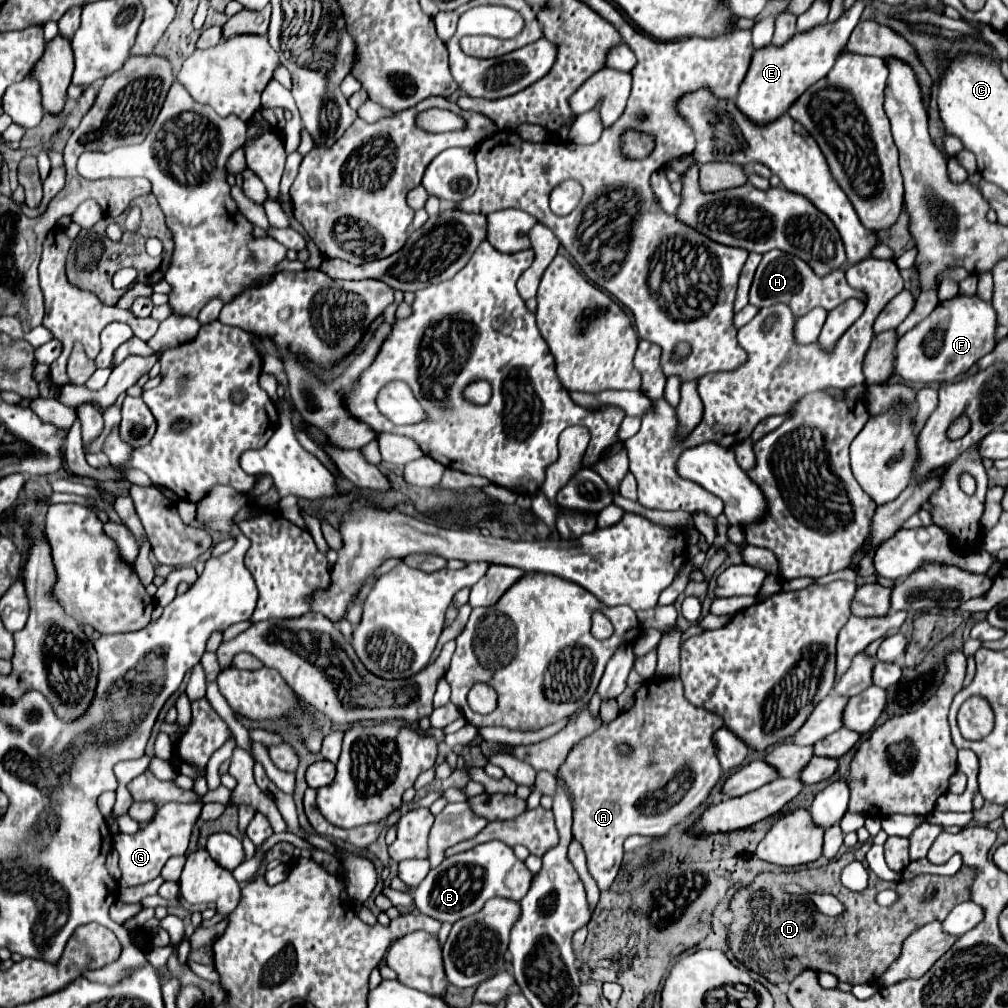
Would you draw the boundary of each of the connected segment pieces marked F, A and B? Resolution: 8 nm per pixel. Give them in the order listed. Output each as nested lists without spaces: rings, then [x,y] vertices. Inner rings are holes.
[[[957,295],[941,301],[929,317],[899,339],[895,371],[907,383],[951,383],[995,349],[995,333],[997,313],[991,303],[981,301],[977,295]]]
[[[649,679],[641,685],[641,689],[635,693],[635,705],[627,711],[627,713],[621,713],[613,723],[609,725],[601,725],[595,733],[591,733],[589,737],[585,737],[579,745],[575,745],[575,749],[569,753],[567,761],[563,763],[561,771],[559,771],[559,777],[567,783],[569,791],[573,793],[573,837],[583,845],[585,849],[585,855],[587,855],[587,869],[591,873],[591,877],[595,879],[599,891],[607,891],[613,883],[613,879],[617,877],[617,871],[619,871],[619,865],[621,865],[621,859],[623,859],[623,841],[629,837],[629,835],[665,835],[671,827],[679,825],[681,821],[685,821],[711,793],[711,789],[715,787],[715,783],[719,781],[721,777],[721,767],[717,763],[717,757],[715,757],[715,747],[713,747],[713,733],[723,725],[723,719],[719,719],[715,713],[709,713],[701,707],[693,707],[685,697],[683,697],[683,685],[679,679]],[[617,743],[627,743],[633,747],[633,755],[631,757],[619,757],[617,751],[615,751],[615,745]]]
[[[489,841],[475,849],[445,857],[443,863],[427,873],[427,877],[413,891],[413,905],[419,913],[429,915],[441,923],[455,923],[463,917],[475,915],[491,897],[507,897],[521,901],[529,889],[533,873],[519,861],[511,847],[501,841]]]

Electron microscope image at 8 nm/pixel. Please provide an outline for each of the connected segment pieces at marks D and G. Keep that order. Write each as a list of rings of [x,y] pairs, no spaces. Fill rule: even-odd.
[[[869,843],[861,845],[859,849],[841,855],[839,859],[833,859],[829,865],[819,867],[819,869],[801,869],[795,873],[761,873],[755,877],[755,881],[751,883],[751,887],[739,891],[733,901],[731,901],[731,911],[735,915],[731,929],[731,941],[729,947],[735,953],[735,957],[751,971],[761,973],[763,977],[767,977],[771,983],[779,985],[779,983],[789,983],[793,977],[797,977],[799,973],[803,973],[805,969],[817,969],[817,971],[829,971],[833,975],[839,977],[839,981],[849,981],[853,985],[857,983],[877,983],[879,977],[887,971],[887,967],[899,957],[901,953],[901,945],[907,939],[907,935],[911,935],[915,929],[923,927],[925,923],[931,923],[935,919],[943,921],[943,917],[947,917],[947,913],[959,903],[959,901],[967,901],[971,897],[971,881],[975,879],[975,869],[963,865],[953,877],[943,877],[943,875],[917,875],[913,881],[907,883],[895,883],[893,889],[899,893],[899,901],[891,907],[879,907],[875,903],[875,895],[881,889],[889,887],[889,881],[879,879],[873,871],[869,871],[869,885],[865,891],[861,893],[853,893],[849,889],[845,889],[839,881],[839,875],[843,871],[843,867],[855,859],[863,859],[863,855],[869,851]],[[789,883],[797,883],[801,887],[805,887],[809,893],[831,893],[835,895],[843,905],[845,905],[845,913],[841,917],[827,917],[823,913],[819,913],[819,909],[815,907],[815,903],[811,901],[809,895],[791,895],[785,891],[785,885]]]
[[[167,803],[163,805],[157,815],[151,819],[147,827],[137,831],[135,835],[125,835],[119,833],[113,837],[113,847],[119,853],[119,869],[121,869],[121,887],[129,885],[139,885],[155,879],[165,861],[173,855],[185,855],[187,845],[189,845],[189,835],[193,829],[193,823],[197,821],[201,813],[201,803]]]

